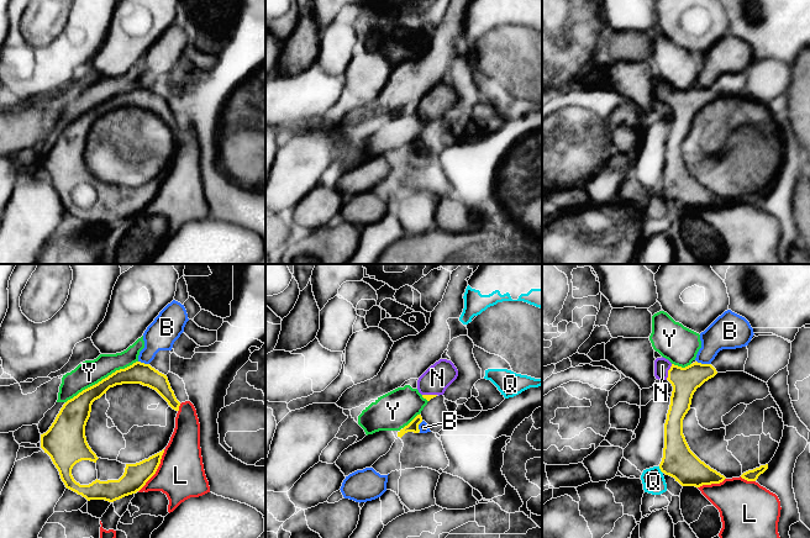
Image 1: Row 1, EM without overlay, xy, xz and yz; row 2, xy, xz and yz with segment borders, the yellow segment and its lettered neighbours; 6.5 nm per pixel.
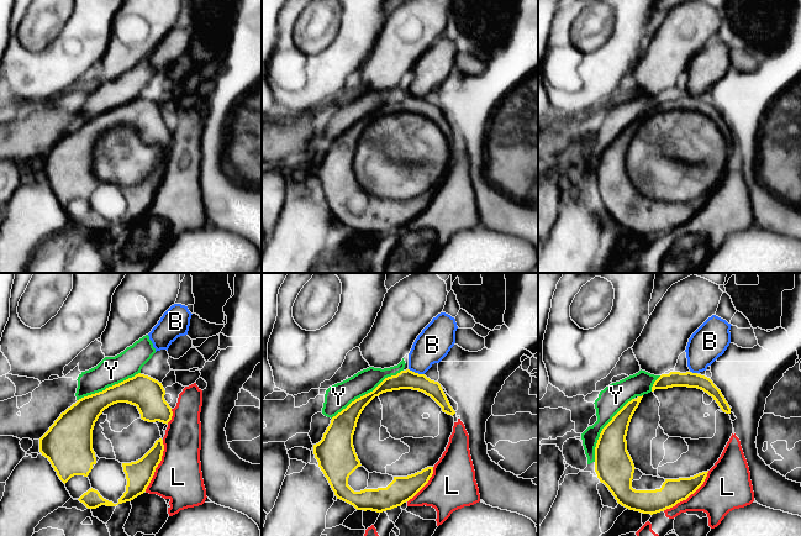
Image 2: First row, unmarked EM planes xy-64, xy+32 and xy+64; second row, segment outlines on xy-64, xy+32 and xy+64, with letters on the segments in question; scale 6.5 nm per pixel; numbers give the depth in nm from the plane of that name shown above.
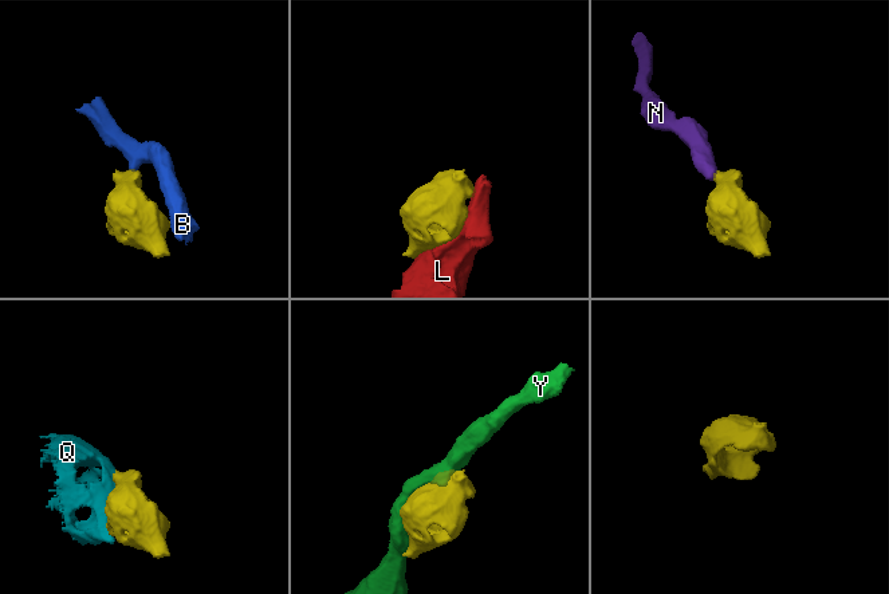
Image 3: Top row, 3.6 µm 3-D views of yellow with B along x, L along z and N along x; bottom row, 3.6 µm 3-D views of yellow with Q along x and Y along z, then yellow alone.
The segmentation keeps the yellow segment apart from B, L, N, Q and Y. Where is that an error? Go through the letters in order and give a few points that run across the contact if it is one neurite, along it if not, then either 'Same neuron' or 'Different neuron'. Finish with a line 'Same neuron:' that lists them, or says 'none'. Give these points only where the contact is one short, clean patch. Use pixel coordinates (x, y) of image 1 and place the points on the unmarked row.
B: Line: yz (697, 84), (710, 88). Different neuron
L: Different neuron
N: Line: yz (685, 104), (668, 95), (662, 89). Same neuron
Q: Line: yz (658, 190), (662, 196). Different neuron
Y: Different neuron
Same neuron: N

